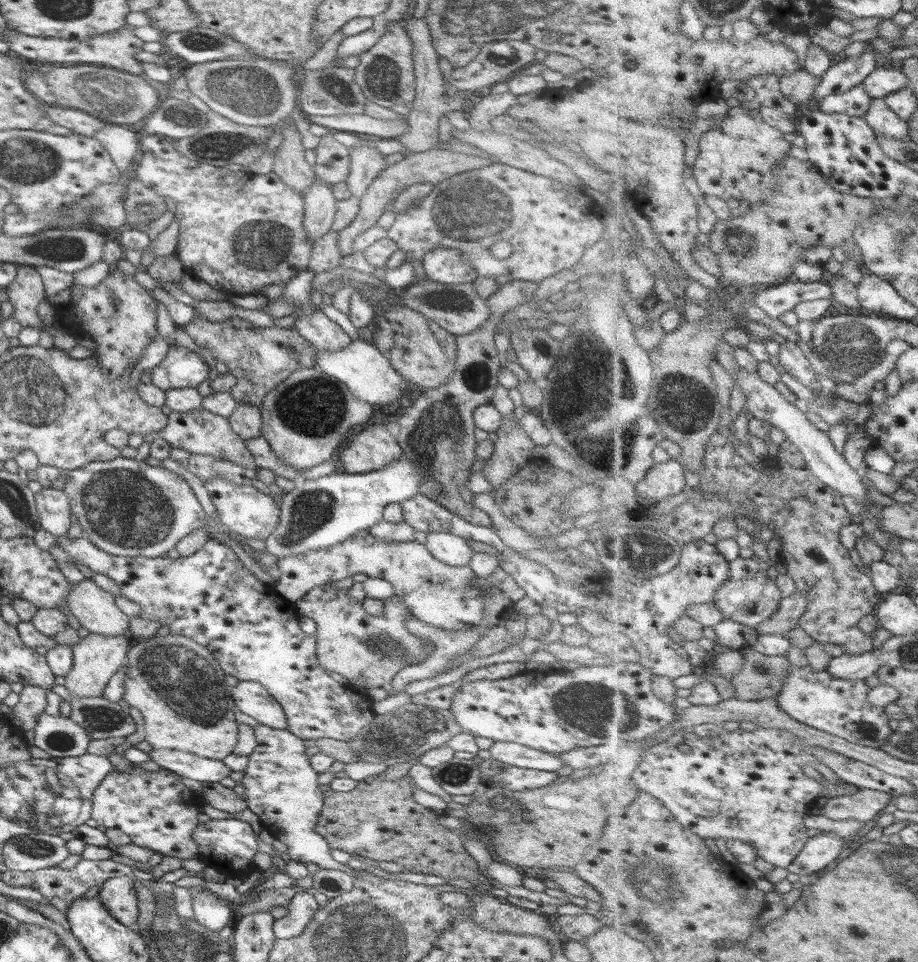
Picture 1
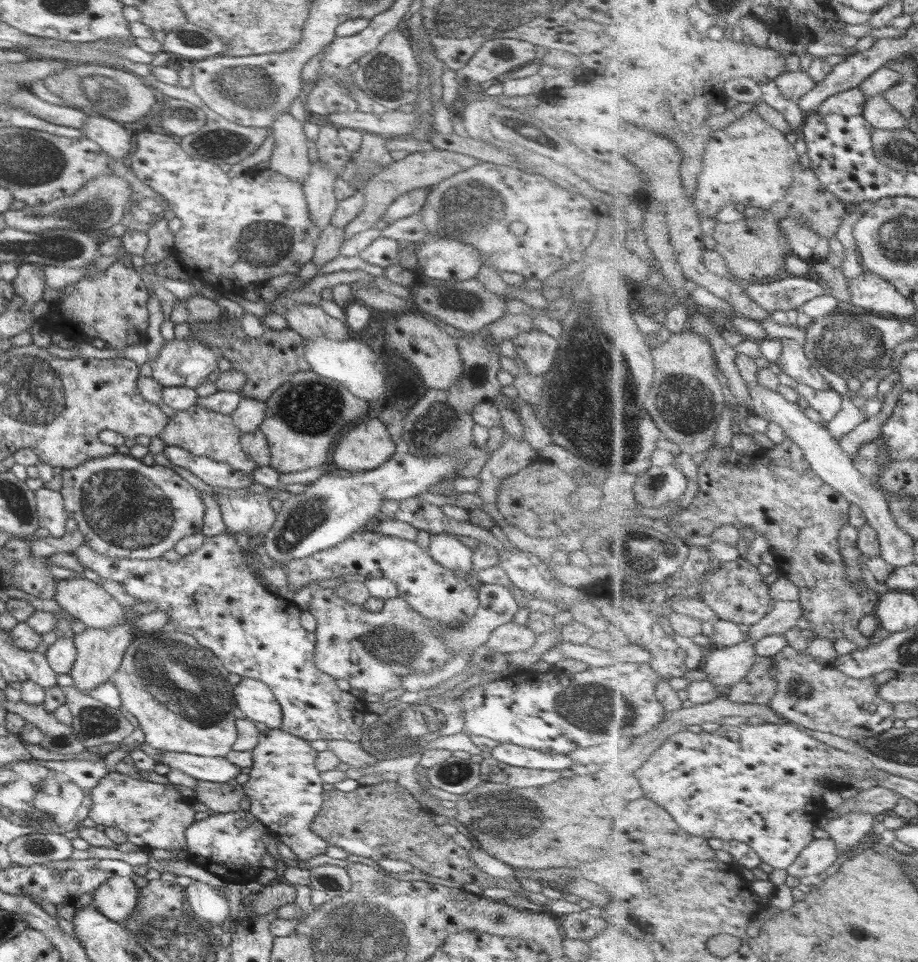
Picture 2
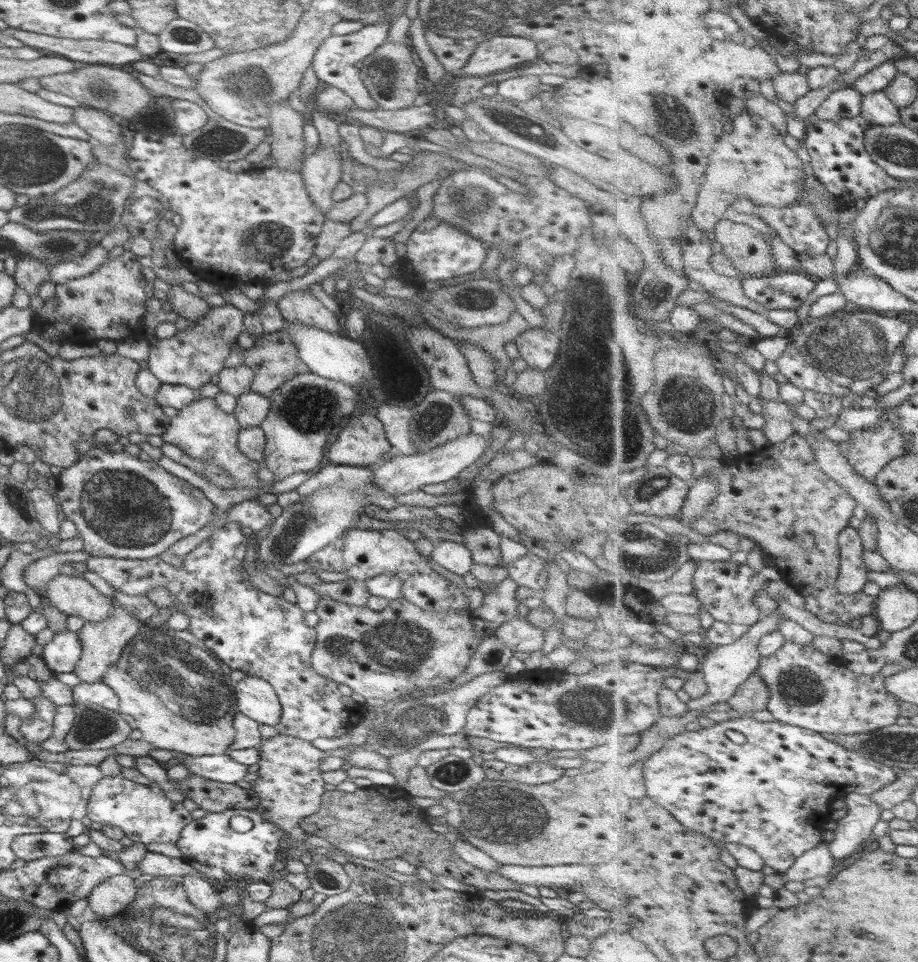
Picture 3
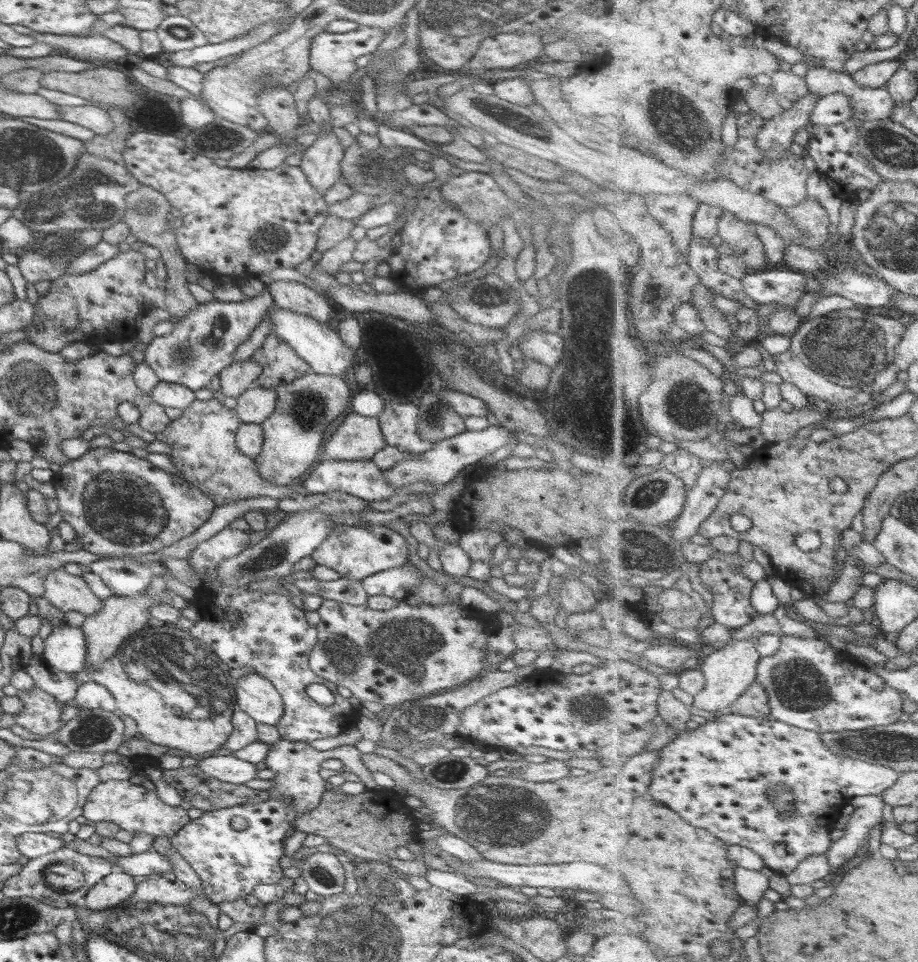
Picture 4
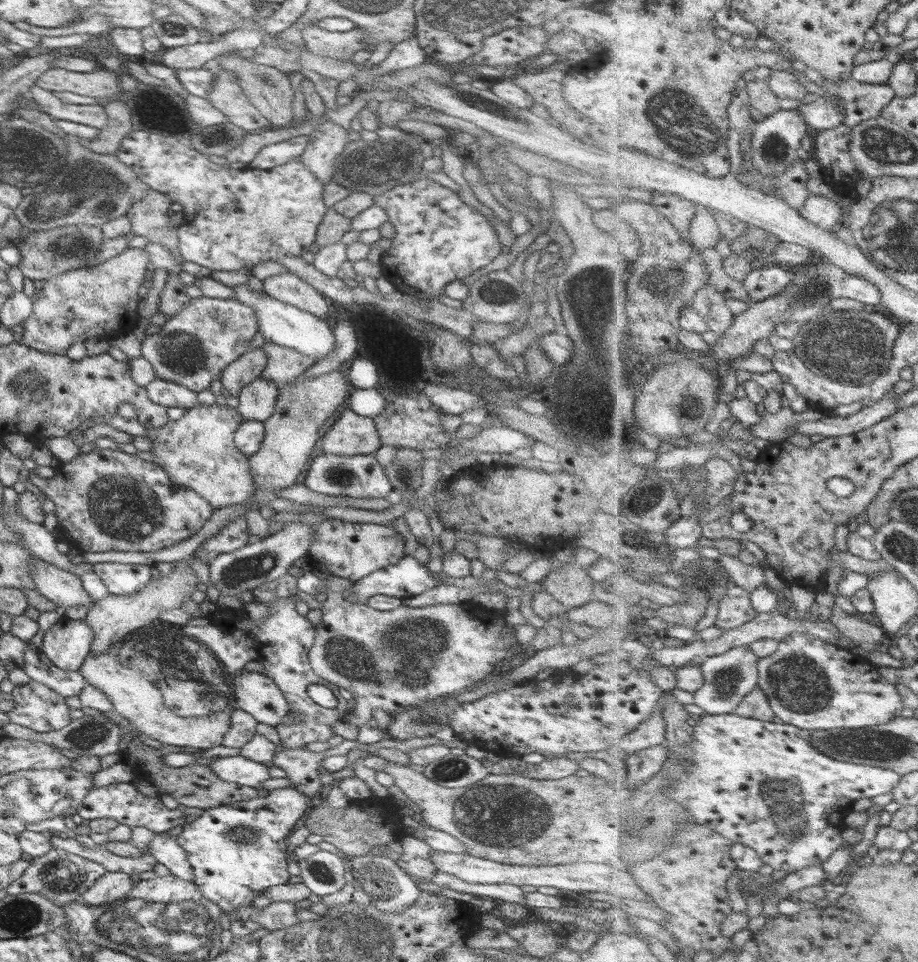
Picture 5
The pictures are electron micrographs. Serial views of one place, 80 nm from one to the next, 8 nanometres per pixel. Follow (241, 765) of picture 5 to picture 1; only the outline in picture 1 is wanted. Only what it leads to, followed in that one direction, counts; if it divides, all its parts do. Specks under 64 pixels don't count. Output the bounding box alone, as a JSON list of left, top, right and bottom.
[147,748,230,783]

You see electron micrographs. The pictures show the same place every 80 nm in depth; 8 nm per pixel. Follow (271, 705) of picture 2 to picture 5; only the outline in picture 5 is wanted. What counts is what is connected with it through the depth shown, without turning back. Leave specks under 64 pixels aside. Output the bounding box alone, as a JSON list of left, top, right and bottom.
[231,670,289,724]

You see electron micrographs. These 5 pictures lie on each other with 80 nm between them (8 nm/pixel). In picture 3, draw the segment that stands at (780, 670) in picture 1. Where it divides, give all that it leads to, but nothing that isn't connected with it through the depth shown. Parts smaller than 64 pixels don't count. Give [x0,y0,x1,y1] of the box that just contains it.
[728,673,771,715]

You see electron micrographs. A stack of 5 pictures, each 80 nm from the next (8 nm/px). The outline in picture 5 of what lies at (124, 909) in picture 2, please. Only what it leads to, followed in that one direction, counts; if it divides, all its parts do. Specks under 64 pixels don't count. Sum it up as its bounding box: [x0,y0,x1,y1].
[79,872,133,906]

